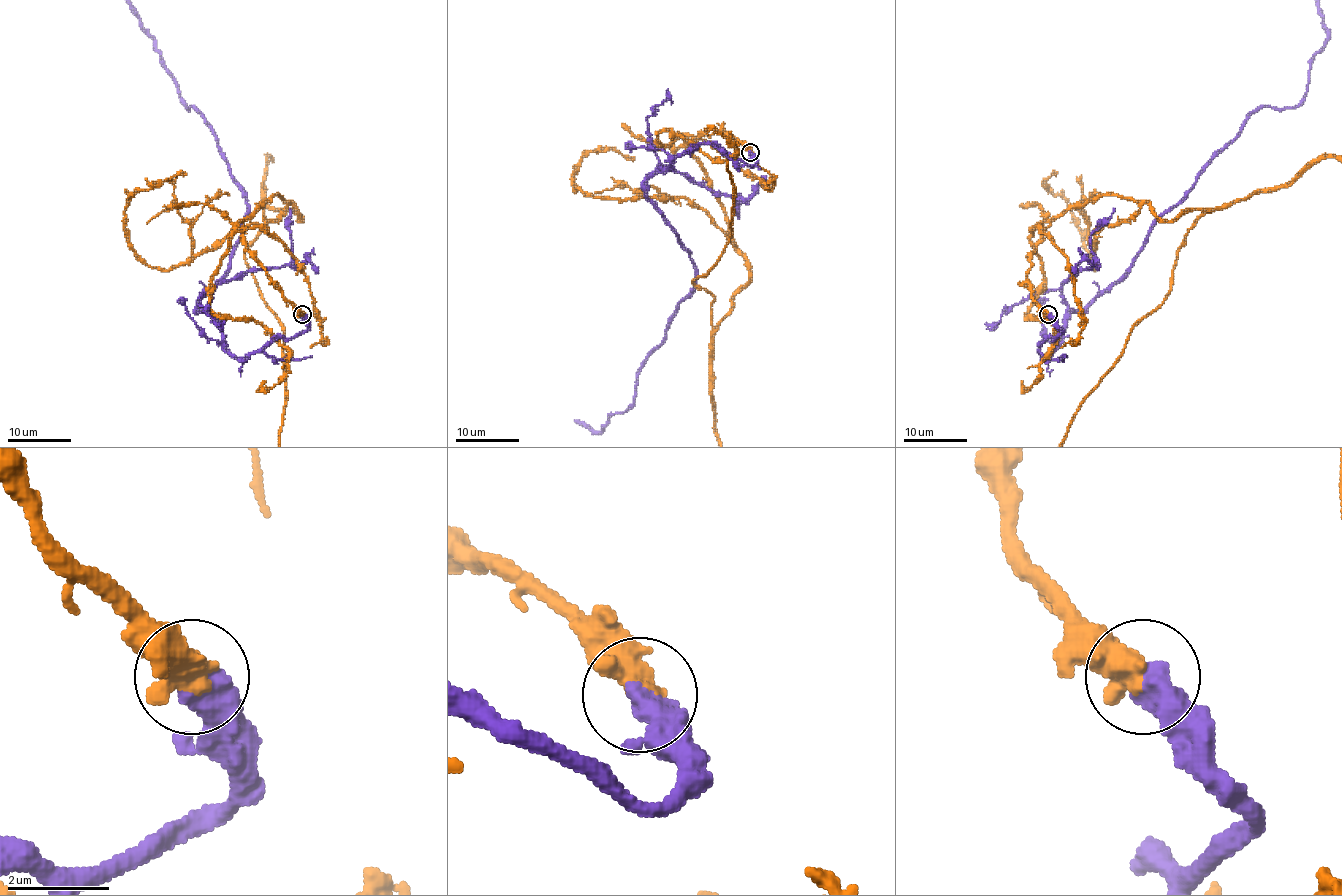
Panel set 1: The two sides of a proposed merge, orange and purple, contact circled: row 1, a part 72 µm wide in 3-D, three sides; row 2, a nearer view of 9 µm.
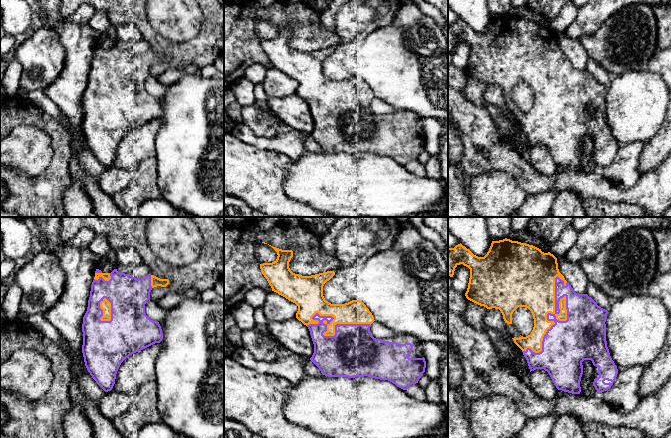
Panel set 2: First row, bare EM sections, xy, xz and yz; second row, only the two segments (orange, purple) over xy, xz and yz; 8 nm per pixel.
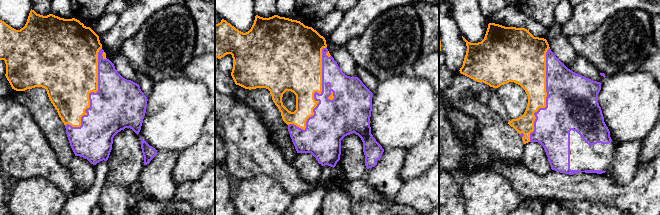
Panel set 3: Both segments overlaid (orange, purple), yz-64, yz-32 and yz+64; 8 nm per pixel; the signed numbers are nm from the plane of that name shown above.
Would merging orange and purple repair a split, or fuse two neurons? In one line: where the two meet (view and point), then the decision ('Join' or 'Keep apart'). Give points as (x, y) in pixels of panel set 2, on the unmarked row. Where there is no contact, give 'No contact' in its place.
Touches orange at yz (550, 97). Keep apart

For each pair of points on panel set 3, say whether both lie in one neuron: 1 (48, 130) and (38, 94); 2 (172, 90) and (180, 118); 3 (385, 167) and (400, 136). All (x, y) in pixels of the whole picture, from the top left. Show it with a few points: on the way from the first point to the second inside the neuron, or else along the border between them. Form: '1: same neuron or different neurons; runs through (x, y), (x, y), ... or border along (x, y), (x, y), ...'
1: same neuron; runs through (48, 121), (38, 103)
2: same neuron; runs through (173, 97), (177, 111)
3: different neurons; border along (408, 149), (393, 148), (384, 150)

